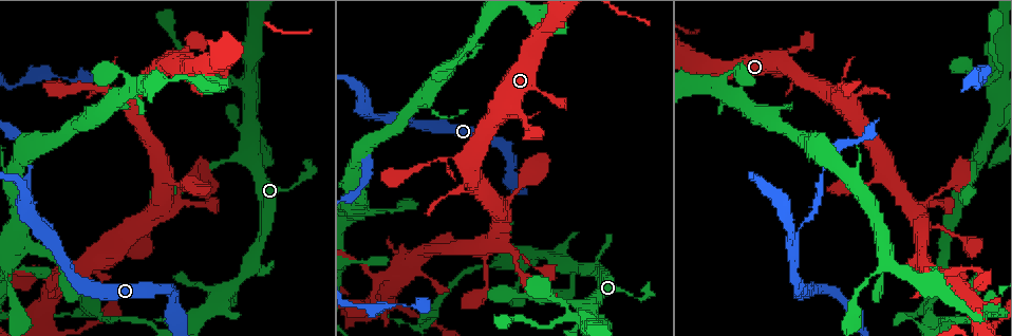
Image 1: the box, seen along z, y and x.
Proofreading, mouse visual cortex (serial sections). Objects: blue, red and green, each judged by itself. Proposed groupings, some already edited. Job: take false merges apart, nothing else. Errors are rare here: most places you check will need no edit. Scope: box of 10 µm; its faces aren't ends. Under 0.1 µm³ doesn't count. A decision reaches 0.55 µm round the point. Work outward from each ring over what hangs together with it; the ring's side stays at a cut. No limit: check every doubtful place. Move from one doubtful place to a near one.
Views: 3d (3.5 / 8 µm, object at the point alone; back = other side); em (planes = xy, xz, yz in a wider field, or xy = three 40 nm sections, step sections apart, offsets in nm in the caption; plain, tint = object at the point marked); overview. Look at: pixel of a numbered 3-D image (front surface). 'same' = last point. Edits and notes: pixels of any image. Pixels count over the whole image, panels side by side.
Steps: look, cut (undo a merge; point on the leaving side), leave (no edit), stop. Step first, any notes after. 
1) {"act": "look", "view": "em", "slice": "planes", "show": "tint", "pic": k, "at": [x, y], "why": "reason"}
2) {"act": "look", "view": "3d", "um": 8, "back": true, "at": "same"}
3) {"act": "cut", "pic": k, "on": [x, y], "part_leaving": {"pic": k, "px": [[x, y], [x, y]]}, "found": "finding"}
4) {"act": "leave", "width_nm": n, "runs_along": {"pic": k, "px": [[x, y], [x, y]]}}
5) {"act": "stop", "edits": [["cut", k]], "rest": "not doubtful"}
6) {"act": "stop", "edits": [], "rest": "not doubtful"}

{"act": "look", "view": "3d", "um": 8, "pic": 1, "at": [91, 86], "why": "calibre changes"}

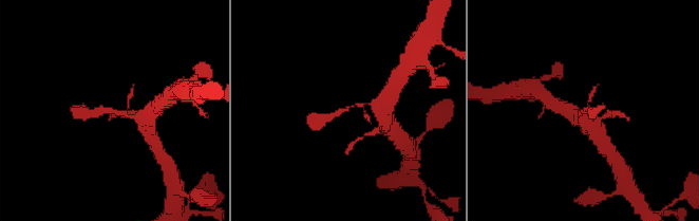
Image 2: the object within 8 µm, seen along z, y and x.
{"act": "look", "view": "3d", "um": 3.5, "at": "same"}

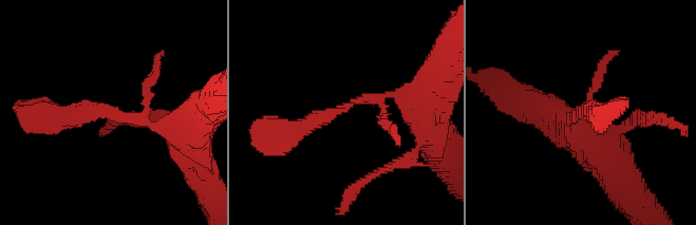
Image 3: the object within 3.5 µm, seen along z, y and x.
{"act": "leave", "runs_along": {"pic": 3, "px": [[427, 100], [362, 97], [284, 130]]}, "found": "continuous, no second cell"}

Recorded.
{"act": "look", "view": "3d", "um": 3.5, "pic": 1, "at": [57, 242], "why": "three arms meet"}

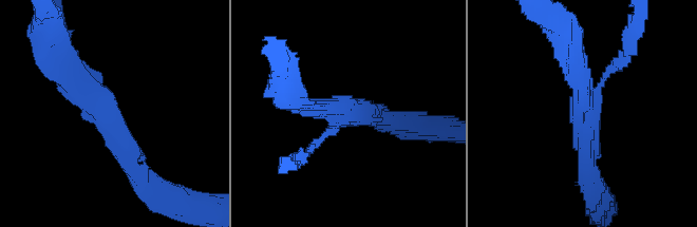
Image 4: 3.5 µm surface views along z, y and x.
{"act": "look", "view": "em", "slice": "planes", "show": "tint", "pic": 4, "at": [586, 112], "why": "shape alone is not enough"}

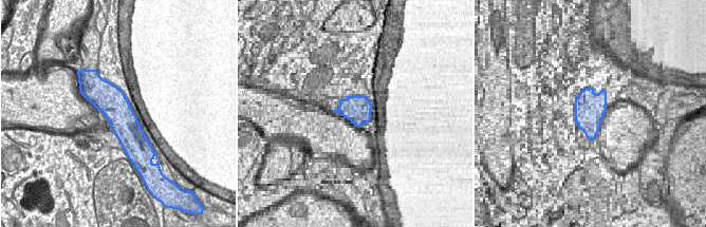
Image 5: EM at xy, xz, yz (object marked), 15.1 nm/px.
{"act": "cut", "pic": 4, "on": [616, 60], "found": "two cells meet here"}

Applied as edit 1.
{"act": "look", "view": "overview", "why": "redraw"}

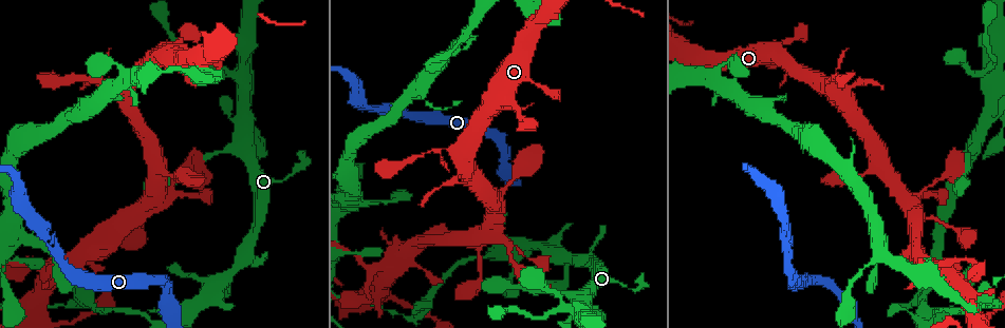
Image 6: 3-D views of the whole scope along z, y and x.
{"act": "look", "view": "3d", "um": 8, "pic": 6, "at": [979, 307], "why": "abrupt turn"}

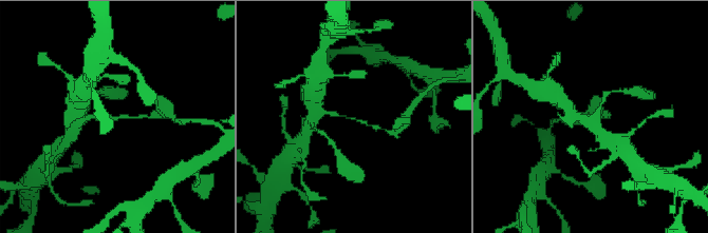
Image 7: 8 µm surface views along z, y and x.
{"act": "look", "view": "3d", "um": 3.5, "at": "same"}

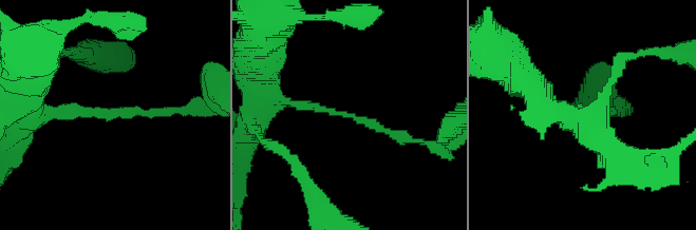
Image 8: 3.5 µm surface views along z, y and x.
{"act": "look", "view": "em", "slice": "planes", "show": "tint", "pic": 8, "at": [102, 113], "arm_widths_nm": [150, 150]}

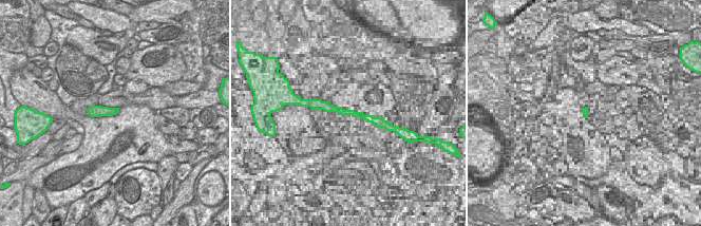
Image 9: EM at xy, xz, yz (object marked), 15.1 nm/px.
{"act": "leave", "runs_along": {"pic": 8, "px": [[405, 139], [370, 122], [285, 101], [276, 88]]}, "found": "all the same cell"}

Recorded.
{"act": "stop", "edits": [["cut", 4]], "rest": "not doubtful"}

